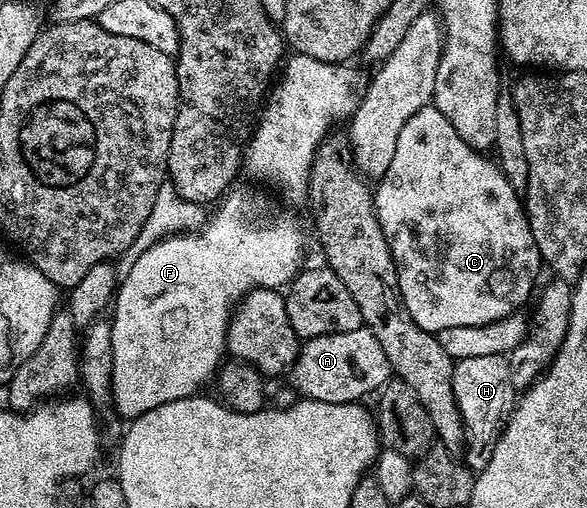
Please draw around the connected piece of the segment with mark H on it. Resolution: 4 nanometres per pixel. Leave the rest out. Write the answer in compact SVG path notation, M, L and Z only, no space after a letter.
M496 355L455 360L452 368L452 388L460 415L464 419L462 447L463 450L468 450L466 463L473 472L478 473L488 463L492 455L492 446L500 438L514 406L514 388L507 358Z

